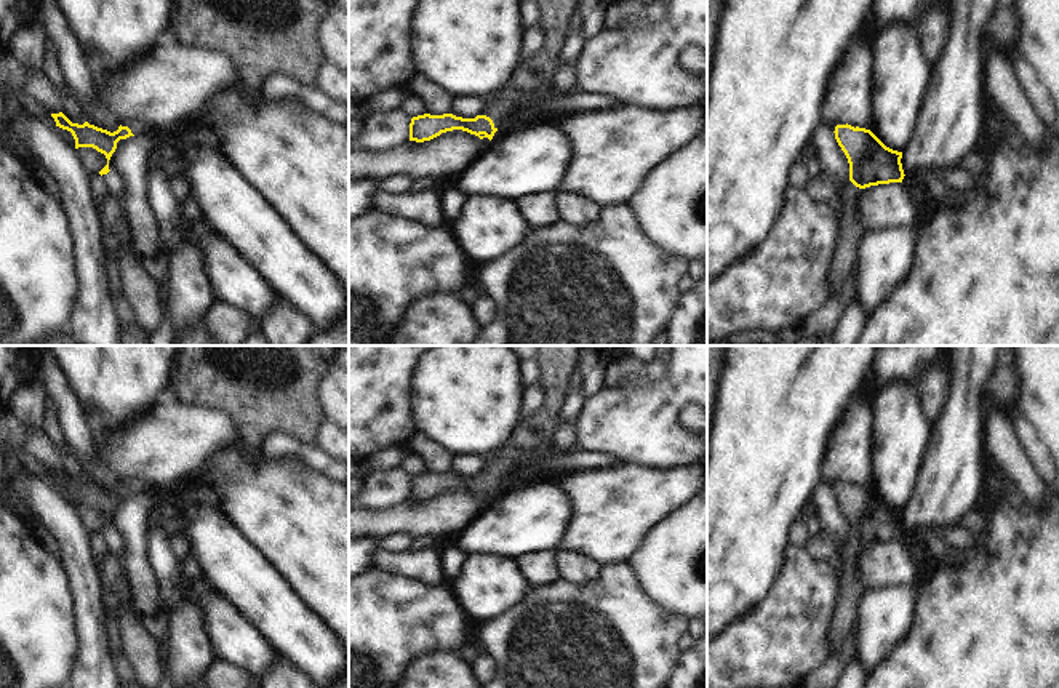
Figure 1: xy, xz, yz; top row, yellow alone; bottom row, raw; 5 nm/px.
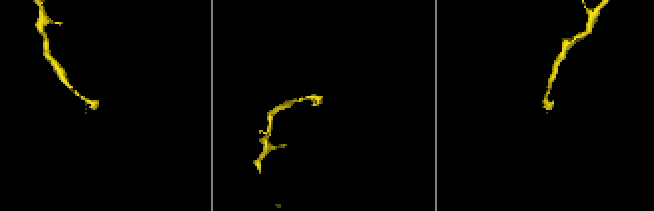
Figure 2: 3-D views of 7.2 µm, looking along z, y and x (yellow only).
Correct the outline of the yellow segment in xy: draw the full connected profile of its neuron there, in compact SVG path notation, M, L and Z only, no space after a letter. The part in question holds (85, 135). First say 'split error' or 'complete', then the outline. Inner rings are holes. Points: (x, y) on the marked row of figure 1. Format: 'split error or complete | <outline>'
split error | M62 112L51 114L51 117L54 118L56 126L72 133L72 136L75 139L75 149L93 147L98 152L106 155L107 165L99 171L101 176L107 174L110 171L109 160L110 160L112 154L115 152L117 142L120 139L126 139L130 136L141 136L141 134L147 133L146 125L134 118L120 122L118 130L110 133L107 130L90 125L88 122L85 122L83 125L72 123Z

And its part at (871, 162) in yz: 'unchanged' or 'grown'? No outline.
grown

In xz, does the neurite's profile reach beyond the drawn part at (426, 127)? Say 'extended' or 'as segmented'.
extended

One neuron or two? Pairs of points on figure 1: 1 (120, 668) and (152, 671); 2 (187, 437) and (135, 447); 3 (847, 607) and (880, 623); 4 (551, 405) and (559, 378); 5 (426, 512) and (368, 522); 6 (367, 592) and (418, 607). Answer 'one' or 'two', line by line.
1: two
2: one
3: two
4: one
5: one
6: one

